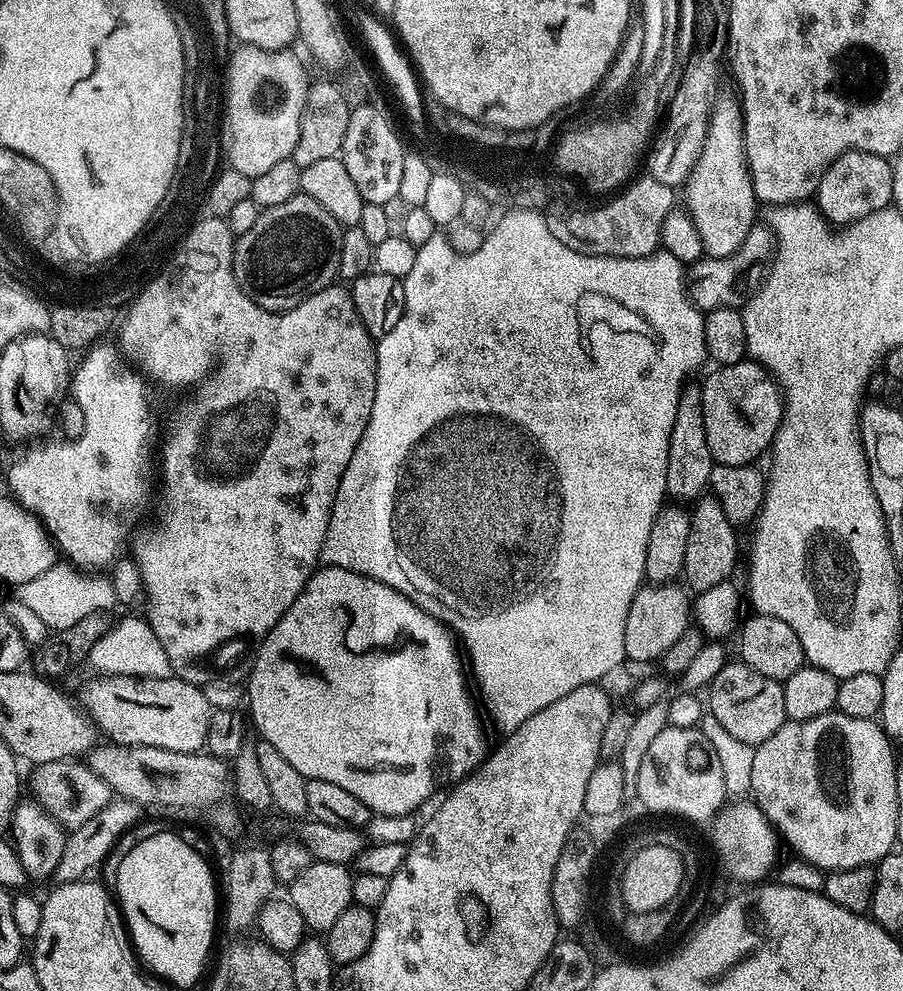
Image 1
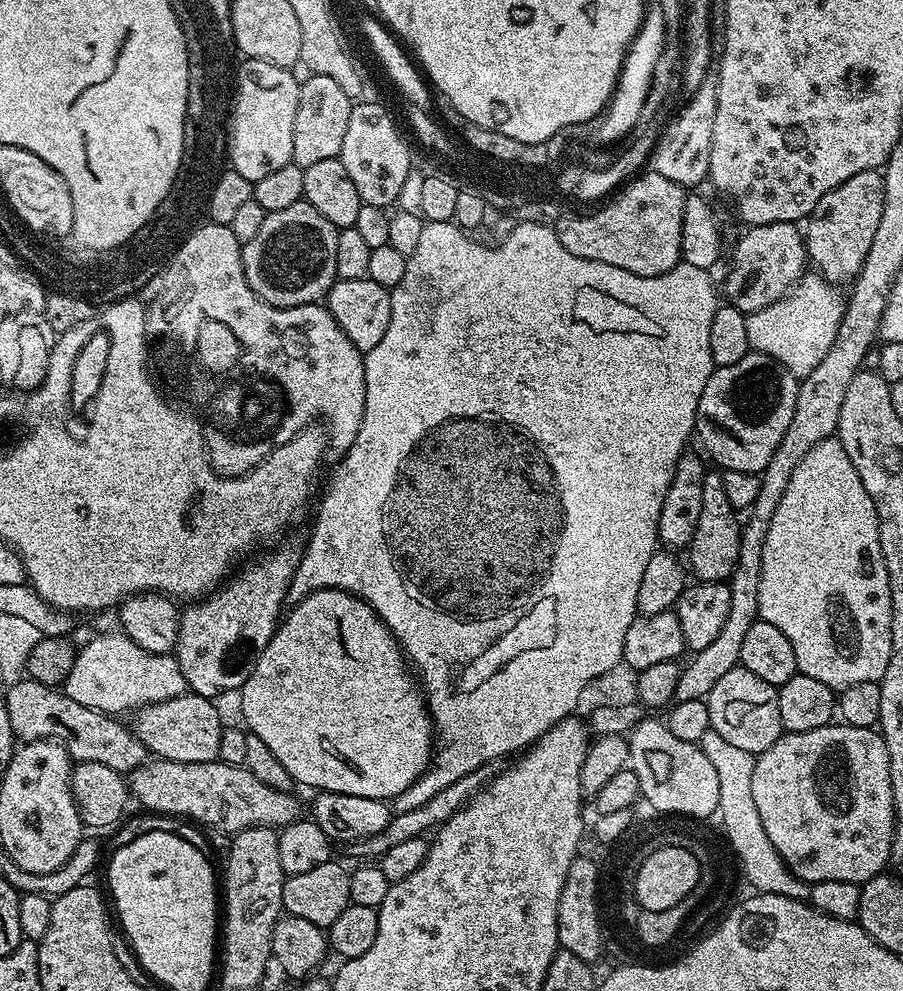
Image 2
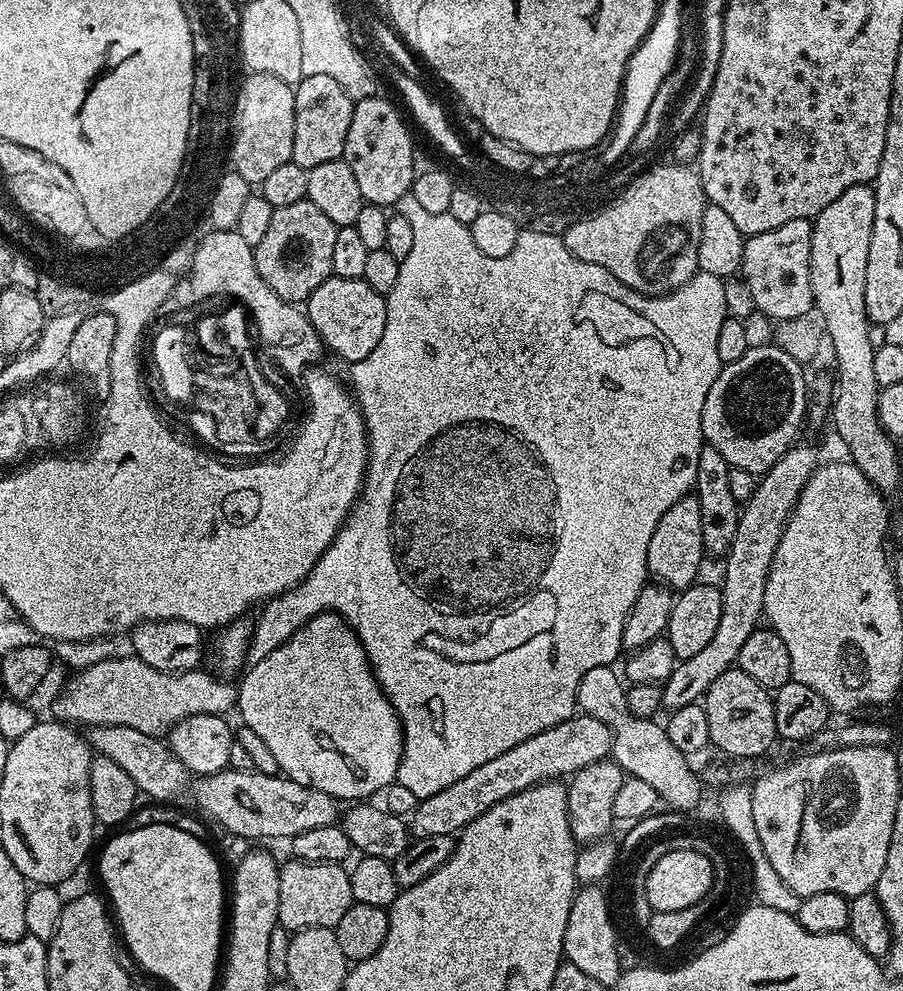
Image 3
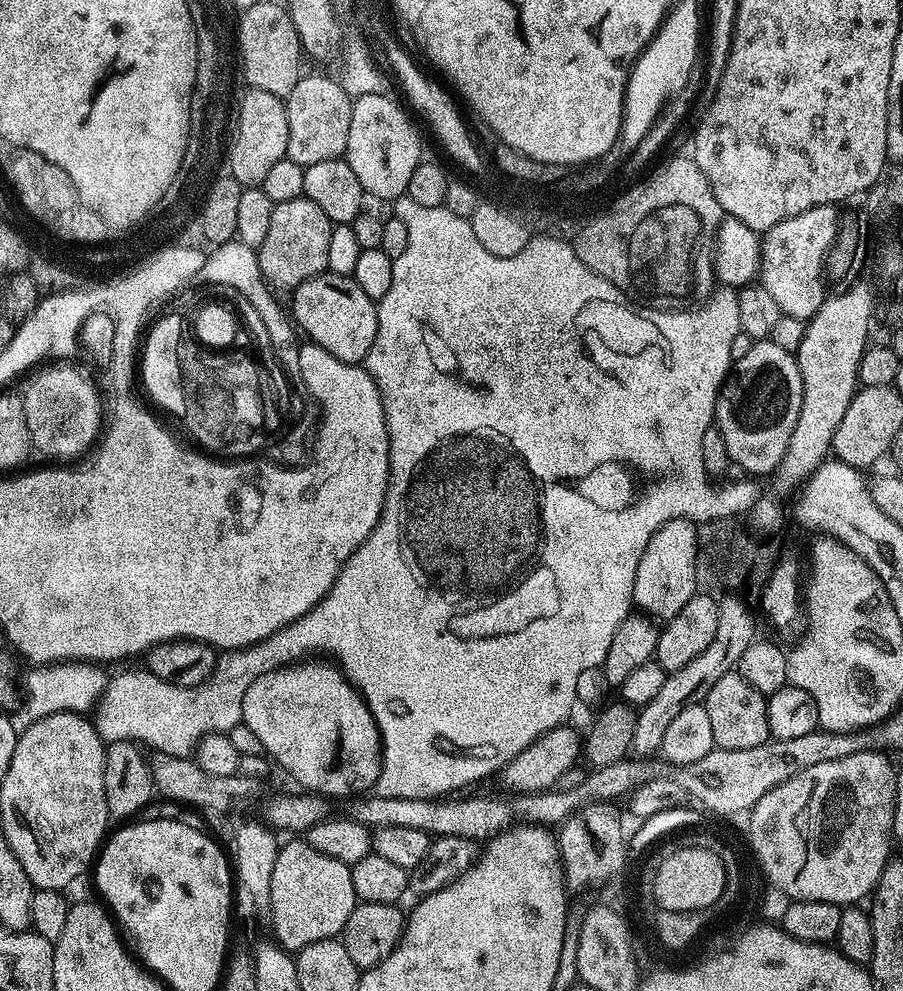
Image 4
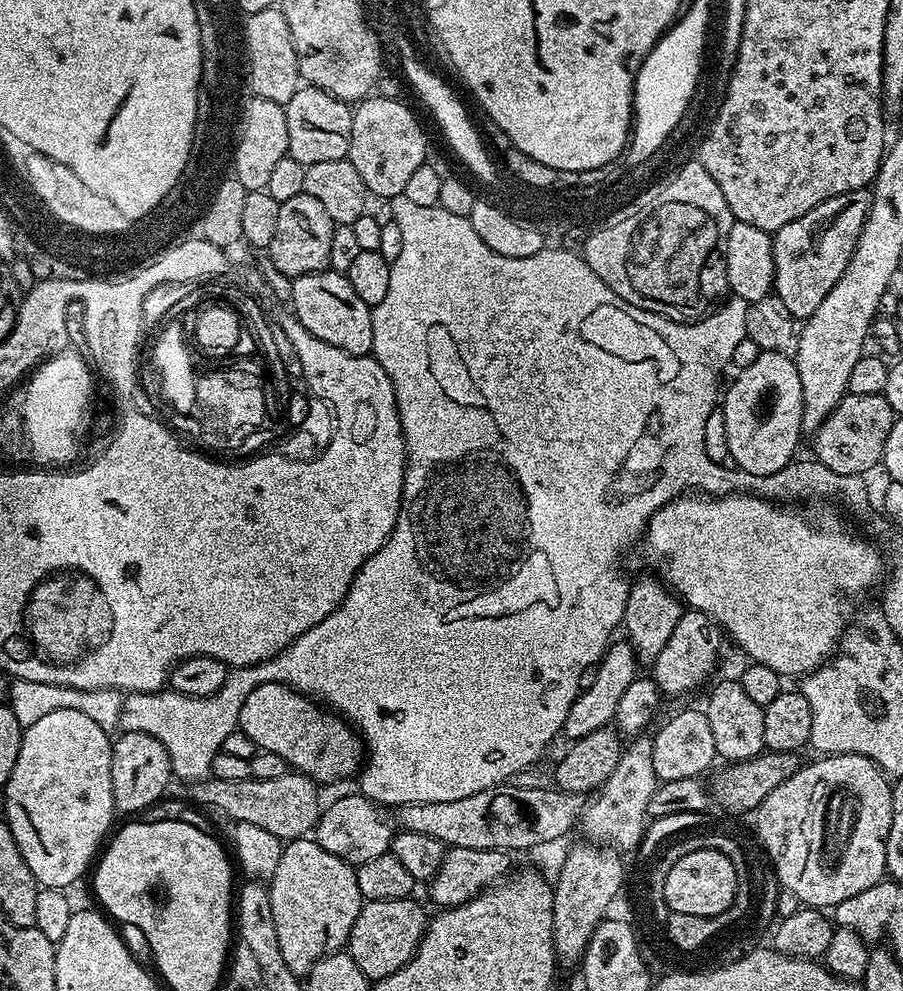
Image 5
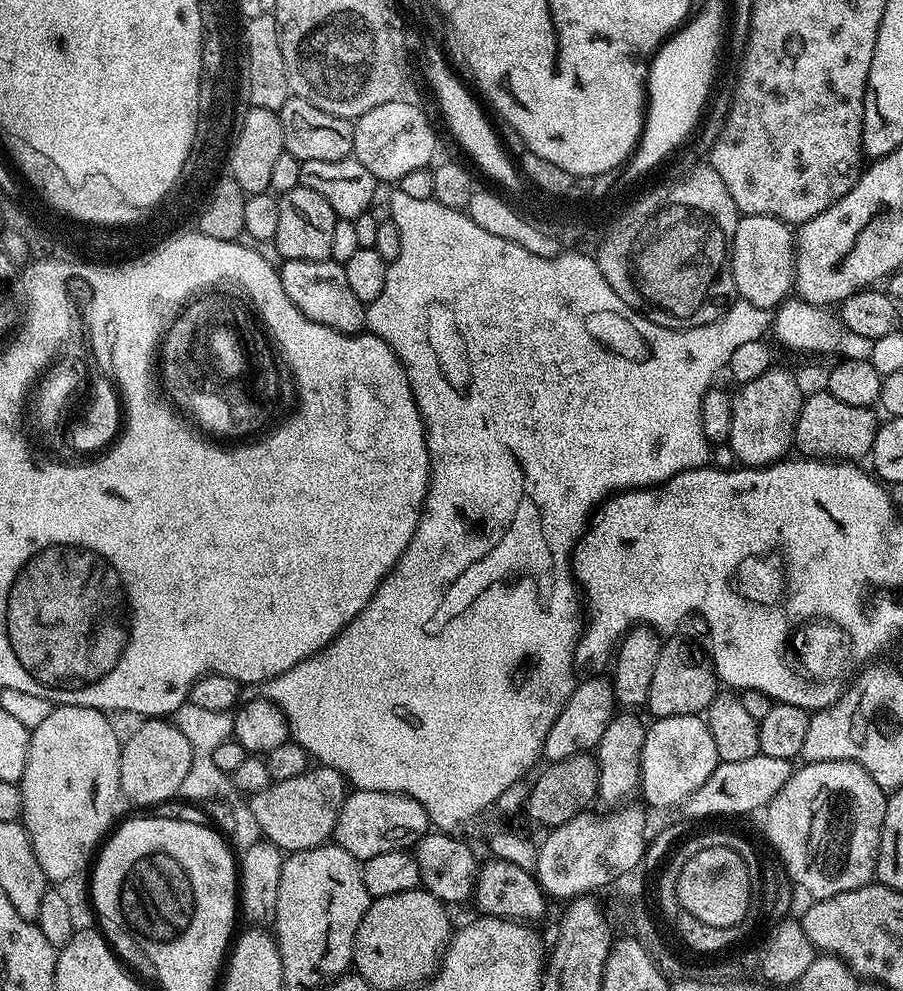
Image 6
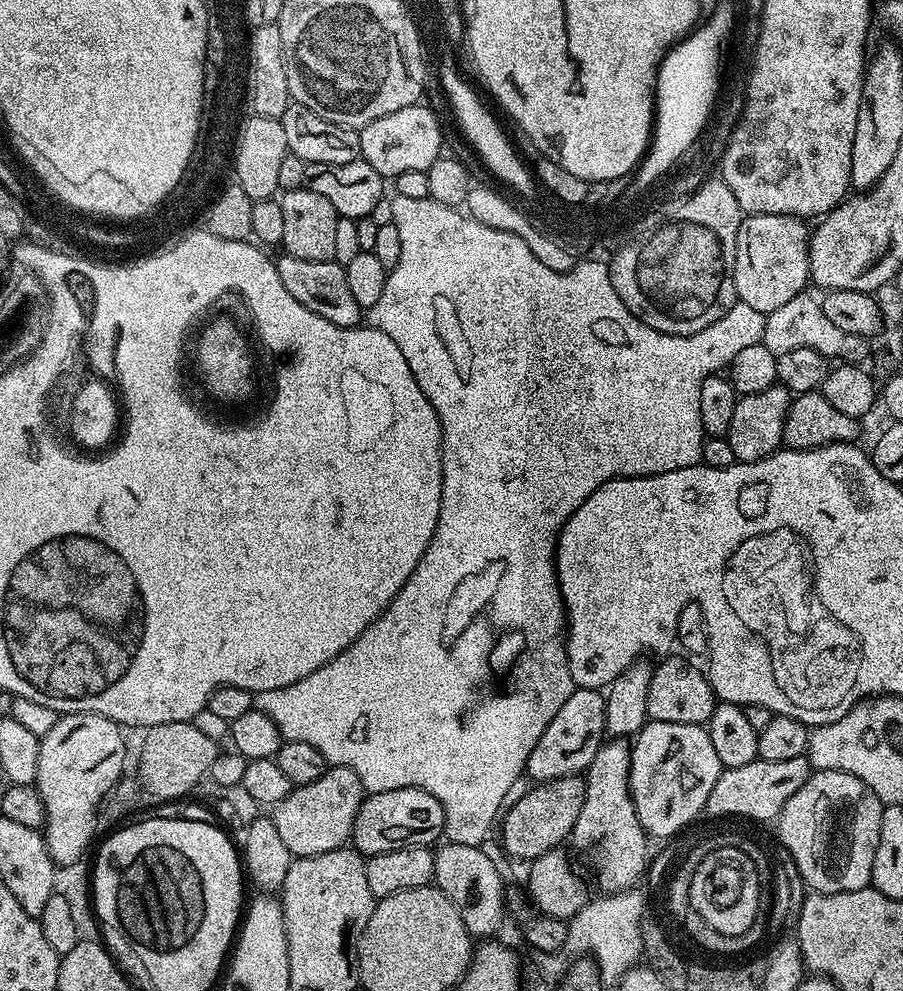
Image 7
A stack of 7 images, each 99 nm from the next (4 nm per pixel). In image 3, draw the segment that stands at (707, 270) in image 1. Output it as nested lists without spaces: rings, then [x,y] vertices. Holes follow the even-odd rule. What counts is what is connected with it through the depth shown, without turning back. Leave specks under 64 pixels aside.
[[[795,220],[786,222],[774,230],[766,230],[762,234],[754,234],[744,241],[742,262],[739,275],[750,288],[755,311],[769,316],[772,322],[786,319],[802,318],[813,311],[812,287],[810,286],[810,242],[812,241],[812,220]]]

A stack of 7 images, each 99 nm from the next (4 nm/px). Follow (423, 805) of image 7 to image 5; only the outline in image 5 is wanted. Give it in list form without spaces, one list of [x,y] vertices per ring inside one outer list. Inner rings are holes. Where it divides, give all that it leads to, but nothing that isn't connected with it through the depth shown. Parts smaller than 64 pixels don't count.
[[[362,794],[355,795],[340,796],[333,804],[325,803],[314,829],[315,842],[322,846],[322,850],[353,866],[370,862],[370,858],[378,858],[378,854],[389,851],[394,835],[394,828],[384,821],[380,813],[383,811]]]

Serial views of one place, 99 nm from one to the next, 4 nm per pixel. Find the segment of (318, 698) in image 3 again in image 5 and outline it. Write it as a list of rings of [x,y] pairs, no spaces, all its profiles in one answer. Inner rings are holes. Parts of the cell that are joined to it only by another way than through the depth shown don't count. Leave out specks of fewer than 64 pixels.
[[[263,684],[250,690],[246,702],[242,702],[238,728],[254,741],[257,749],[265,748],[274,754],[282,754],[282,758],[286,758],[289,769],[303,772],[317,782],[340,780],[351,772],[359,773],[366,756],[365,745],[354,731],[353,725],[345,722],[339,715],[325,710],[317,701],[300,695],[287,684]]]

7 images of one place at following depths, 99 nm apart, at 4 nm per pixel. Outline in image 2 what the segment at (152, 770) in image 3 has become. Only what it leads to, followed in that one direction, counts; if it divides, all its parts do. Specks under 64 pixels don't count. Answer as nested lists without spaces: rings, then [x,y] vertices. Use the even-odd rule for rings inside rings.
[[[21,678],[7,689],[7,701],[17,741],[55,740],[67,750],[73,761],[102,762],[121,774],[132,773],[149,759],[148,749],[129,725],[127,728],[115,715],[74,702],[74,698],[65,696],[59,687]]]

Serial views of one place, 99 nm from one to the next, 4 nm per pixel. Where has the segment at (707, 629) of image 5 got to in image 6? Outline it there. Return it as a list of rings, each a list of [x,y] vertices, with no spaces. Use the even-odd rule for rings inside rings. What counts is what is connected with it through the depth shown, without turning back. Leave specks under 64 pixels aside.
[[[672,636],[663,641],[658,654],[658,666],[654,669],[654,679],[650,681],[650,690],[648,691],[647,711],[653,713],[653,717],[662,716],[694,716],[703,713],[712,704],[712,699],[718,695],[718,673],[712,667],[712,661],[709,653],[704,652],[692,640],[687,640],[684,636]]]

